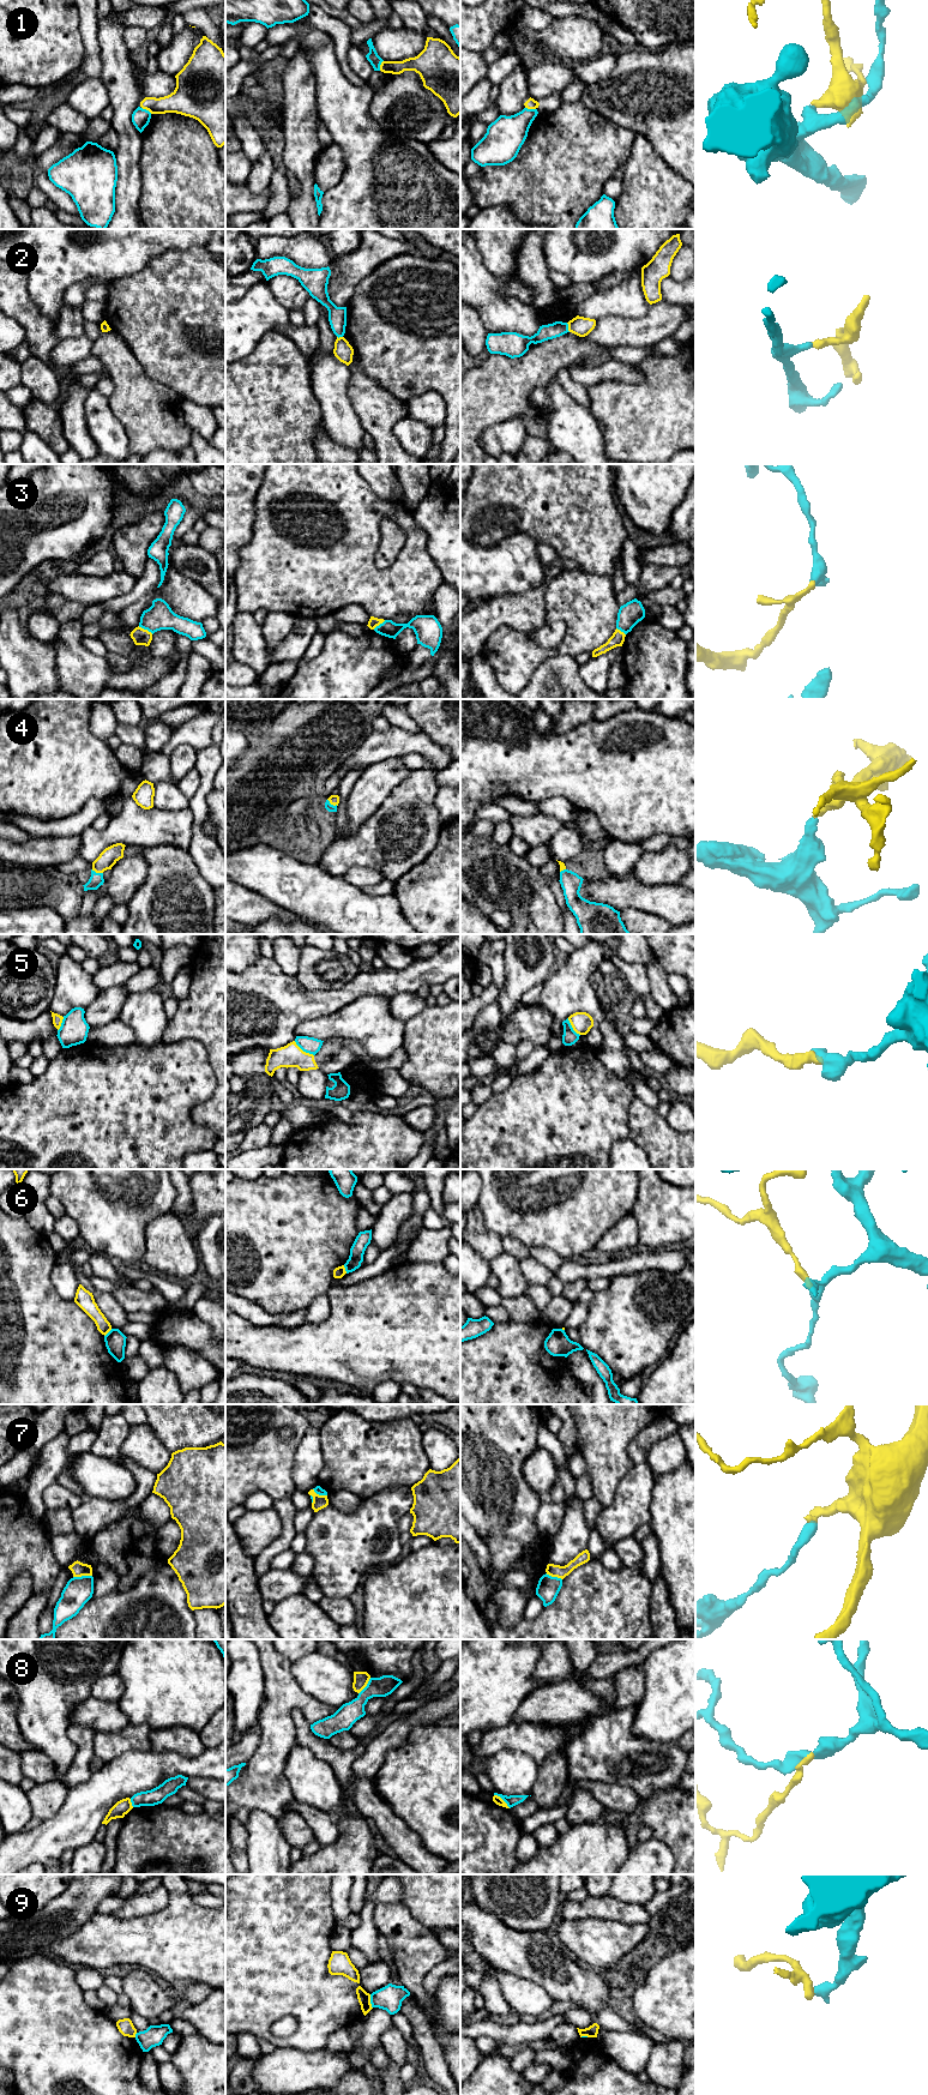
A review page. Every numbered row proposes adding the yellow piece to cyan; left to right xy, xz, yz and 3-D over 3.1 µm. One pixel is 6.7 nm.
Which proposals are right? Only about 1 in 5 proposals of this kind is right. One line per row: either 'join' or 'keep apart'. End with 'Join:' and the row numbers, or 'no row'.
1: keep apart
2: keep apart
3: keep apart
4: join
5: keep apart
6: keep apart
7: keep apart
8: keep apart
9: keep apart
Join: 4

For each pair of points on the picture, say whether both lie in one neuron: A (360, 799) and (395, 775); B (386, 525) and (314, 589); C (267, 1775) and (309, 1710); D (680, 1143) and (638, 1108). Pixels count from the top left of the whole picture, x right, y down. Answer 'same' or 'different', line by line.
A: same
B: different
C: same
D: same

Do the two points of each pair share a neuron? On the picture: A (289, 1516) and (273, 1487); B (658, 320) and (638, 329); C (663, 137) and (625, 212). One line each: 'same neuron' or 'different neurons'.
A: different neurons
B: same neuron
C: different neurons

